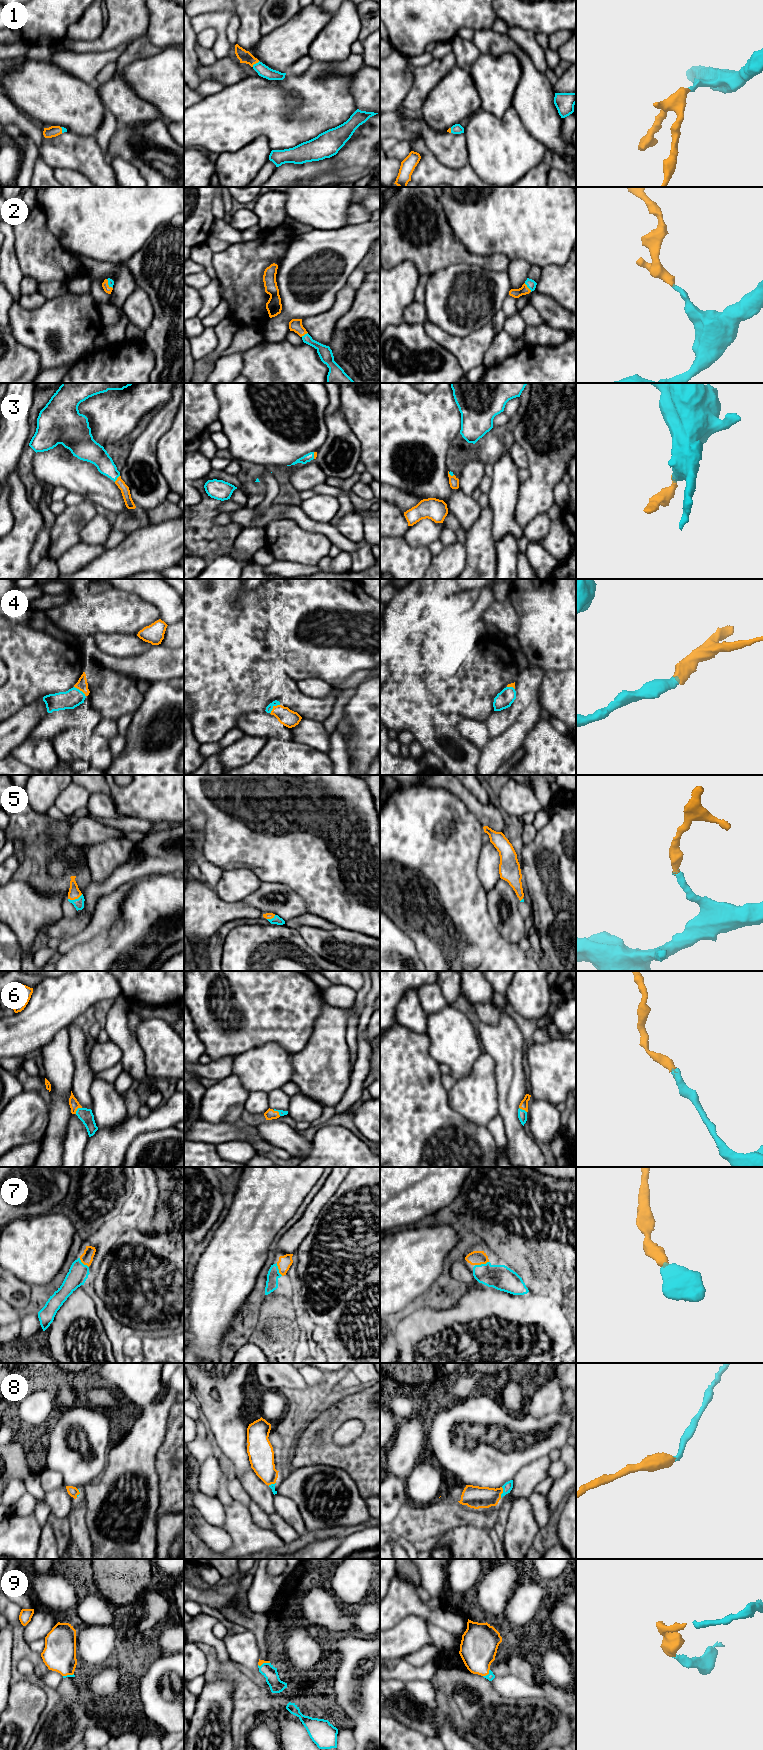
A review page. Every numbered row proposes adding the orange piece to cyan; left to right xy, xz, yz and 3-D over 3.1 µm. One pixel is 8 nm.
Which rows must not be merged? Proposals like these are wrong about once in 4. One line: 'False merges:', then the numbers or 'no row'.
False merges: no row

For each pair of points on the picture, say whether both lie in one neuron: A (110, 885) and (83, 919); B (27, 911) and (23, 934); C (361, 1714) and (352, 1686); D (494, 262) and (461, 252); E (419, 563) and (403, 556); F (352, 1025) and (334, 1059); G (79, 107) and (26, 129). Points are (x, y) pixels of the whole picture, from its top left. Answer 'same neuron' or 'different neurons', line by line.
A: same neuron
B: same neuron
C: same neuron
D: same neuron
E: same neuron
F: different neurons
G: different neurons

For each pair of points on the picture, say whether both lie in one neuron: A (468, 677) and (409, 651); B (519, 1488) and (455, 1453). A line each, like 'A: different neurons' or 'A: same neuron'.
A: same neuron
B: different neurons

